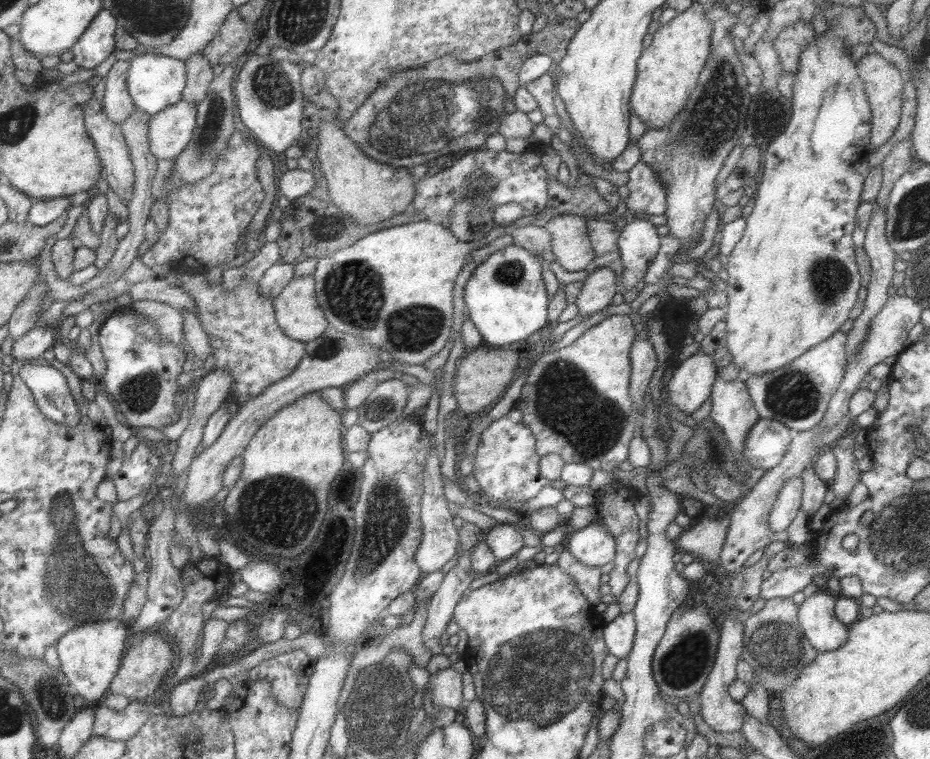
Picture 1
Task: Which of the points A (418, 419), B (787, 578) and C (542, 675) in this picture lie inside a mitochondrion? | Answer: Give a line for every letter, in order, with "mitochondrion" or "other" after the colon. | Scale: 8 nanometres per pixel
A: other
B: other
C: mitochondrion

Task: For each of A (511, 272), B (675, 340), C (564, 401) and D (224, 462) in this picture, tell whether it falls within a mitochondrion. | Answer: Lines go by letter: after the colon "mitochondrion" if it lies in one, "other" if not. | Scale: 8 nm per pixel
A: mitochondrion
B: other
C: mitochondrion
D: other

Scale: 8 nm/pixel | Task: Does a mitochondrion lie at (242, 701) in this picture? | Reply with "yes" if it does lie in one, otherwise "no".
no

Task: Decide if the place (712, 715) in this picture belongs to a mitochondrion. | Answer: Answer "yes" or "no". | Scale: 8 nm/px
no

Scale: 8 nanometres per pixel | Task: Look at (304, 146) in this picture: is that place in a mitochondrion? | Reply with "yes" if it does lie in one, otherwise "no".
no

